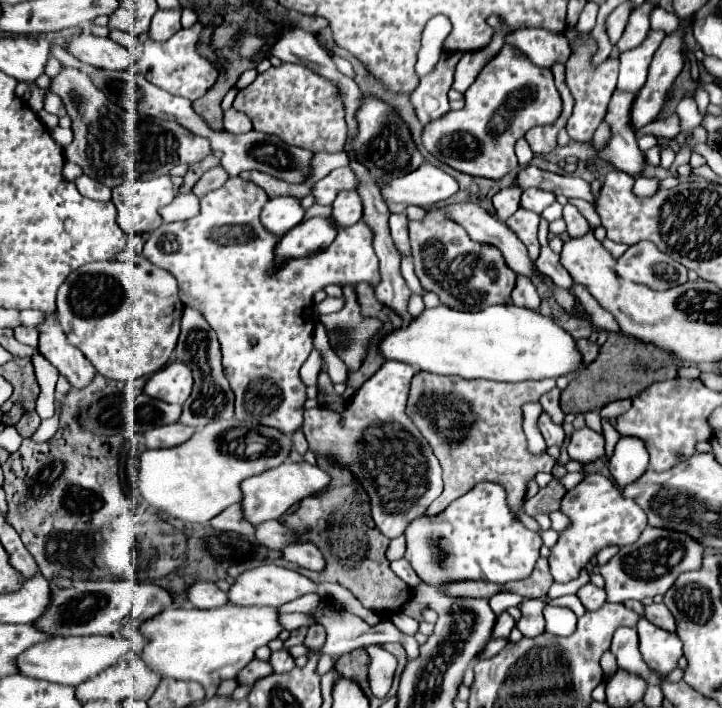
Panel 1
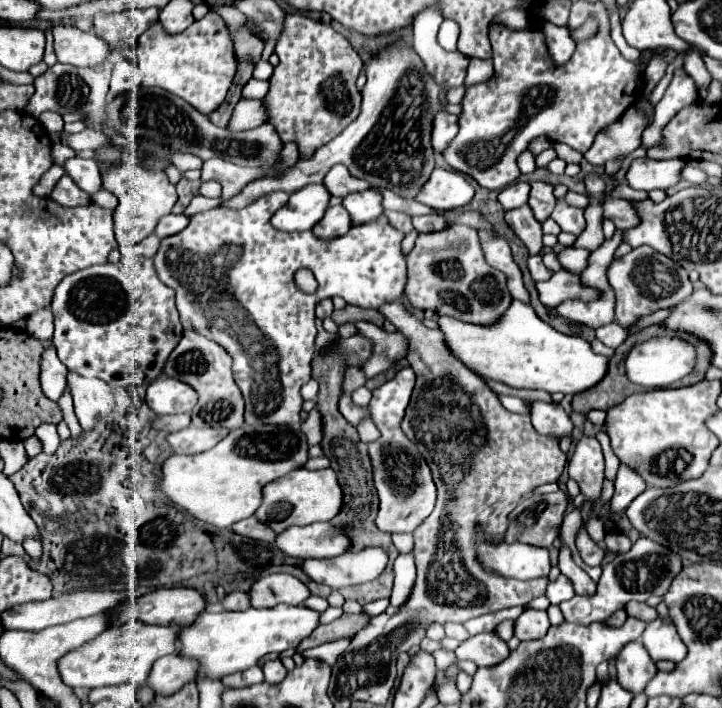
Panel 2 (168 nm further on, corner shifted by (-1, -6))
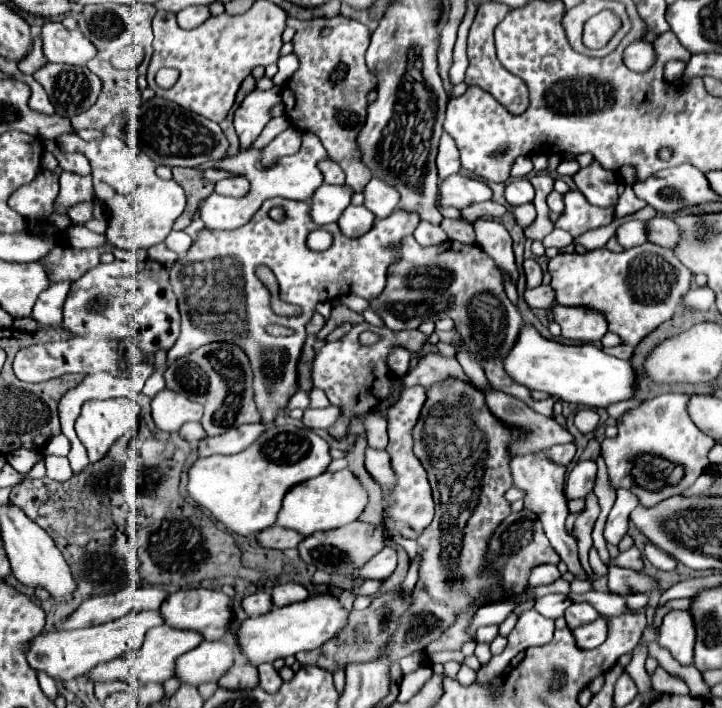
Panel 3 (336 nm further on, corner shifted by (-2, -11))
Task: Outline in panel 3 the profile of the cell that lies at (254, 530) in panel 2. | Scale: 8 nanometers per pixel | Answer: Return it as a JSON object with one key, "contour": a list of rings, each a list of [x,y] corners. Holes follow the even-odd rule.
{"contour":[[[281,526],[267,528],[267,530],[257,534],[257,540],[259,540],[261,546],[265,546],[265,548],[279,548],[279,550],[297,548],[297,544],[303,538],[305,538],[303,534],[299,534],[295,530],[289,530],[289,528],[281,528]]]}

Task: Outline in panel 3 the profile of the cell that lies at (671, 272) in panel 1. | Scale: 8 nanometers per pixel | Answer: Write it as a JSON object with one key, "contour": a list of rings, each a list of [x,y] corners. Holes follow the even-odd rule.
{"contour":[[[651,242],[619,254],[607,248],[589,250],[585,254],[557,254],[549,260],[547,270],[559,306],[589,308],[603,314],[609,332],[631,346],[637,346],[659,324],[673,318],[691,282],[691,272],[679,262],[675,252],[667,252],[667,248],[659,248]]]}

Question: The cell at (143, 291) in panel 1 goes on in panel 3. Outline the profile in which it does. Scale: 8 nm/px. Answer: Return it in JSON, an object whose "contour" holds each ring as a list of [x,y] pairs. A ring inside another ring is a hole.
{"contour":[[[113,260],[111,264],[99,264],[85,272],[79,280],[73,282],[71,292],[67,296],[65,308],[63,308],[63,324],[69,332],[75,334],[75,338],[67,342],[47,342],[45,355],[43,350],[40,353],[40,344],[35,344],[23,348],[17,352],[13,360],[13,370],[15,376],[23,382],[45,382],[51,378],[59,378],[63,374],[97,374],[97,372],[113,372],[115,368],[125,368],[127,364],[121,362],[121,342],[131,342],[139,346],[145,354],[147,360],[153,358],[153,354],[159,348],[169,350],[177,336],[179,336],[179,326],[181,326],[181,314],[177,308],[177,296],[173,294],[173,288],[169,284],[169,272],[163,264],[155,260]]]}

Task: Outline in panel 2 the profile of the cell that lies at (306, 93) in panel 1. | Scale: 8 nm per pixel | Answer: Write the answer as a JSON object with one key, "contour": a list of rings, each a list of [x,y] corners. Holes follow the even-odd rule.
{"contour":[[[286,15],[286,31],[282,33],[282,39],[278,39],[276,43],[276,55],[280,57],[280,65],[268,79],[270,89],[262,99],[262,105],[266,109],[268,121],[276,127],[280,139],[284,143],[296,143],[300,157],[310,159],[318,147],[332,141],[358,117],[360,91],[356,89],[356,79],[362,71],[362,61],[356,55],[356,51],[348,45],[348,41],[330,25],[312,21],[302,15]]]}

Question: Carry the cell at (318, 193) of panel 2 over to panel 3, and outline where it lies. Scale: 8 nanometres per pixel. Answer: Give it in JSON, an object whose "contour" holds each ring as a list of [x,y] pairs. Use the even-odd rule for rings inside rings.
{"contour":[[[323,184],[311,200],[311,218],[315,218],[315,222],[319,226],[329,224],[329,222],[337,222],[339,216],[343,214],[343,210],[351,204],[351,198],[353,198],[351,186]]]}

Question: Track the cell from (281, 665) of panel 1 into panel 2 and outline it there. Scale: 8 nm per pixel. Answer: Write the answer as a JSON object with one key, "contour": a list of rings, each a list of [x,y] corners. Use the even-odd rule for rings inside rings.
{"contour":[[[280,659],[266,661],[264,667],[262,667],[262,671],[264,671],[264,679],[266,679],[268,683],[280,683],[280,681],[288,675],[288,671],[286,671],[286,667],[282,665]]]}

